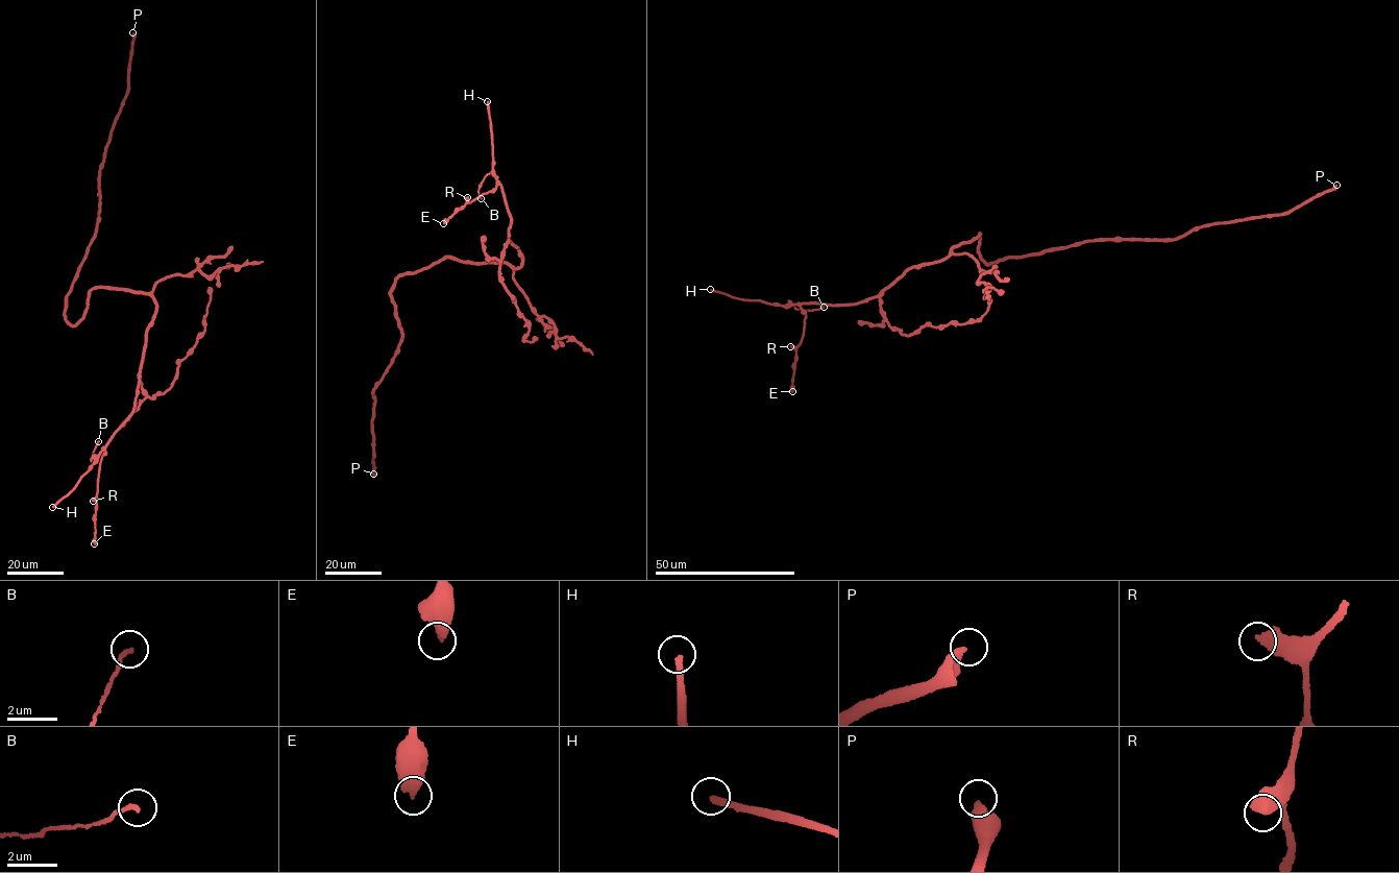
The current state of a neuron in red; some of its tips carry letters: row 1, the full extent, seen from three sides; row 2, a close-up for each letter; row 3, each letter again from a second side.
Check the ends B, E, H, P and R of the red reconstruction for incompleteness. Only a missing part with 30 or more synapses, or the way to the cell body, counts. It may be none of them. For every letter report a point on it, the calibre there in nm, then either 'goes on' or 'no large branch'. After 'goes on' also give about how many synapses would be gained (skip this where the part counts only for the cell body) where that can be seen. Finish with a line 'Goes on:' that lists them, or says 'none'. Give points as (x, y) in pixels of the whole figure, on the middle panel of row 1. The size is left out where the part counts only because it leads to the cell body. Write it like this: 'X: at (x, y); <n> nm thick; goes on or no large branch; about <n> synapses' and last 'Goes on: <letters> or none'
B: at (481, 198); 150 nm thick; no large branch
E: at (443, 223); 440 nm thick; no large branch
H: at (487, 101); 260 nm thick; goes on; about 50 synapses
P: at (373, 474); 340 nm thick; no large branch
R: at (467, 197); 600 nm thick; no large branch
Goes on: H

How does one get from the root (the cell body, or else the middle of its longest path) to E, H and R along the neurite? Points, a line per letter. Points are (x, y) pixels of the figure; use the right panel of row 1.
E: (983, 260), (979, 234), (943, 259), (914, 266), (876, 296), (849, 305), (801, 305), (805, 319), (792, 391)
H: (983, 260), (979, 234), (952, 248), (943, 259), (914, 266), (878, 295), (849, 305), (783, 306), (710, 289)
R: (983, 260), (979, 234), (943, 259), (914, 266), (876, 296), (849, 305), (803, 302), (803, 337), (790, 346)

